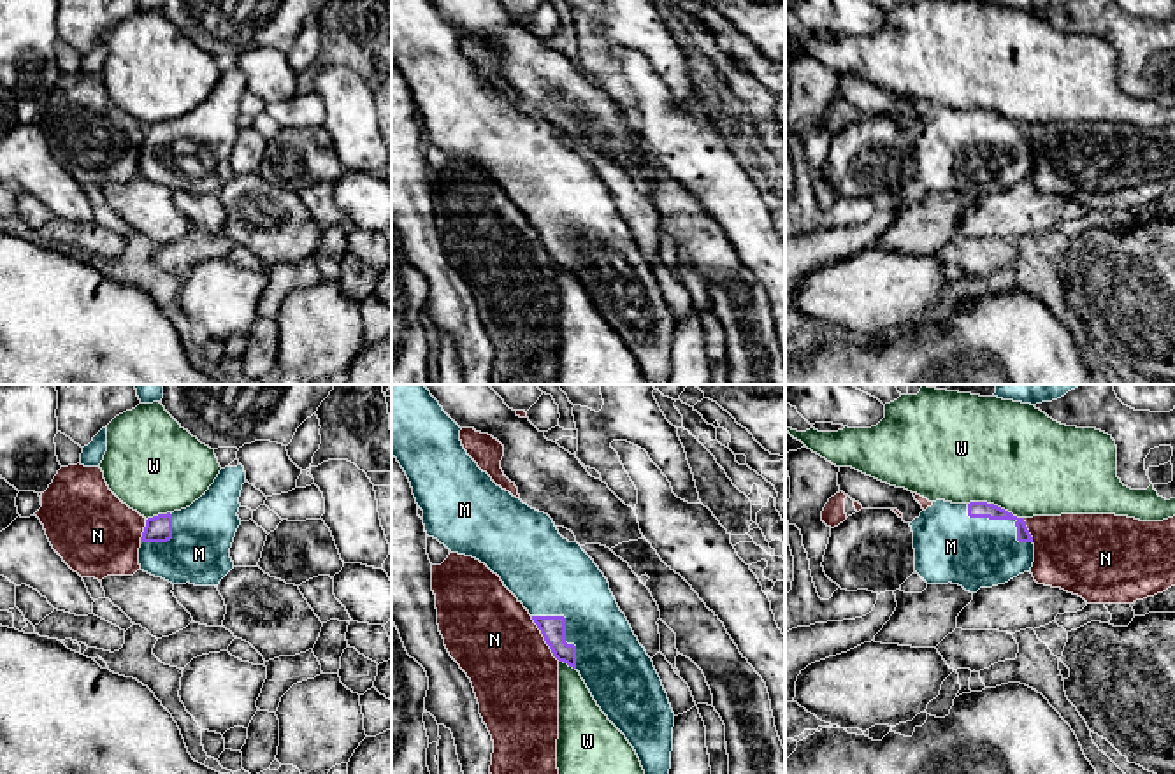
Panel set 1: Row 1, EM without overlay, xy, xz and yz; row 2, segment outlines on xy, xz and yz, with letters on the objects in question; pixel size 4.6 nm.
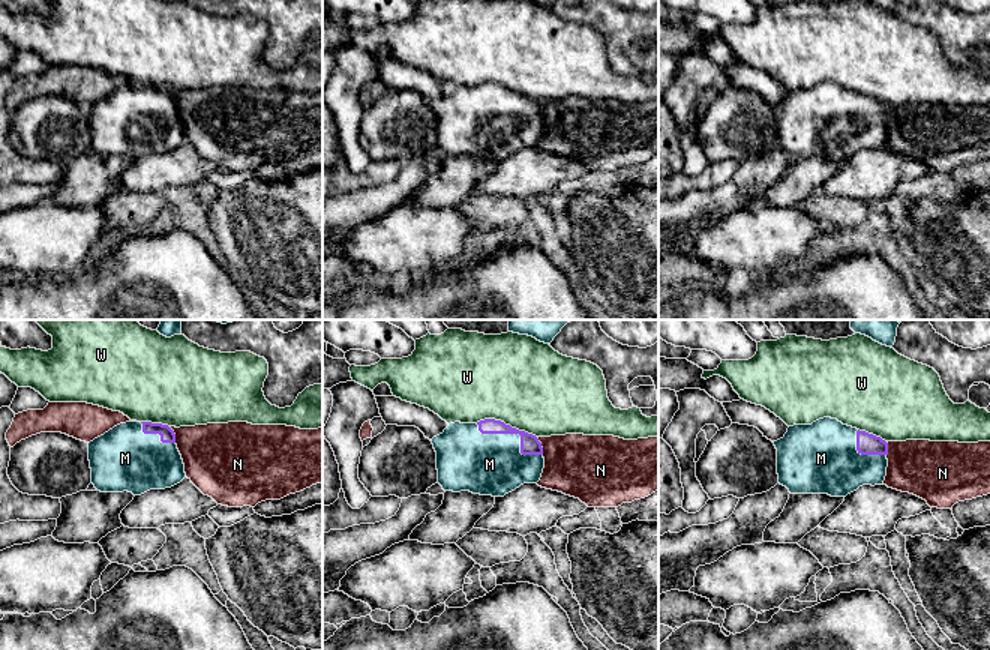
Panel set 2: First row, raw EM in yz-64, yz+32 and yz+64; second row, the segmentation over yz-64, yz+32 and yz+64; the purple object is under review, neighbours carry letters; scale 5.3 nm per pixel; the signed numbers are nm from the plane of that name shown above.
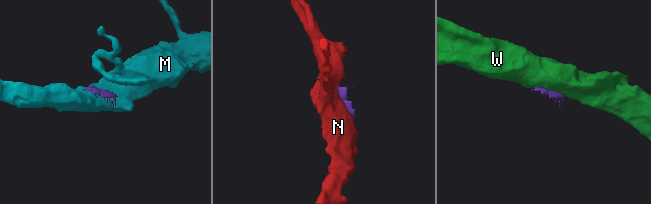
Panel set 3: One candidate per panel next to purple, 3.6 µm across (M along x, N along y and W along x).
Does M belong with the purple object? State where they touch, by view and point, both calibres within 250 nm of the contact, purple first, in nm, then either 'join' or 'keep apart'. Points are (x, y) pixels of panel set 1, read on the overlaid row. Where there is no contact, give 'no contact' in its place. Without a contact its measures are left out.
yz (1001, 518) | 80/320 nm | join

